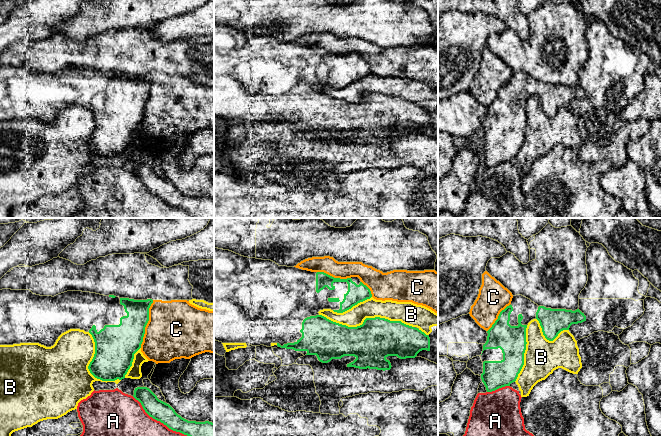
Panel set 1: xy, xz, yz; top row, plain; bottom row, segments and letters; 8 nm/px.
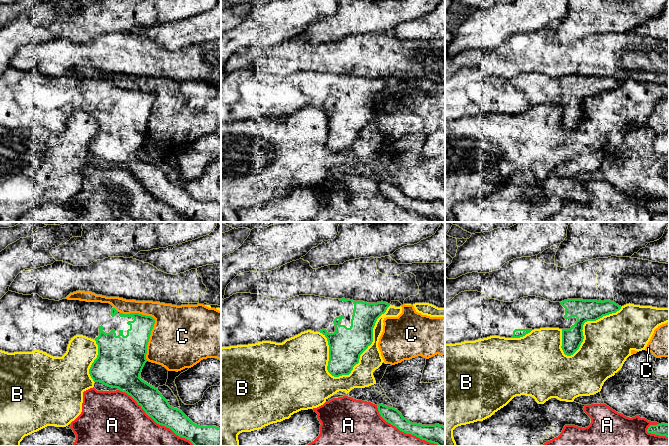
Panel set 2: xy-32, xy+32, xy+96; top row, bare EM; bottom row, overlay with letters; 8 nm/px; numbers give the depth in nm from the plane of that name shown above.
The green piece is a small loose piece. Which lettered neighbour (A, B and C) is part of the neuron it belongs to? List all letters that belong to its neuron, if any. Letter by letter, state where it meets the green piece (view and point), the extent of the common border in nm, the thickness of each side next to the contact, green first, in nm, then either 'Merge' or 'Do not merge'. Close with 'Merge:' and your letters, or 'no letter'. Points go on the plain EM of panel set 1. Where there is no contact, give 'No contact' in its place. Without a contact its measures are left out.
A: Touches green at xy (162, 198). Shared border 600 nm. Thickness 160 nm (green) against 440 nm. Do not merge
B: Touches green at xz (366, 94). Shared border 800 nm. Thickness 340 nm (green) against 160 nm. Do not merge
C: Touches green at xy (146, 100). Shared border 400 nm. Thickness 280 nm (green) against 480 nm. Do not merge
Merge: no letter

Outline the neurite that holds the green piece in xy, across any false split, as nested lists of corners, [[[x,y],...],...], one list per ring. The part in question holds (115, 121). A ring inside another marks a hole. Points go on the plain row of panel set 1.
[[[2,65],[0,66],[0,121],[39,119],[51,123],[62,109],[70,105],[84,106],[92,111],[95,118],[95,130],[88,142],[90,149],[102,157],[122,156],[132,142],[134,130],[141,124],[152,79],[152,75],[134,76],[82,67],[67,67],[52,73],[36,71],[30,66]]]

